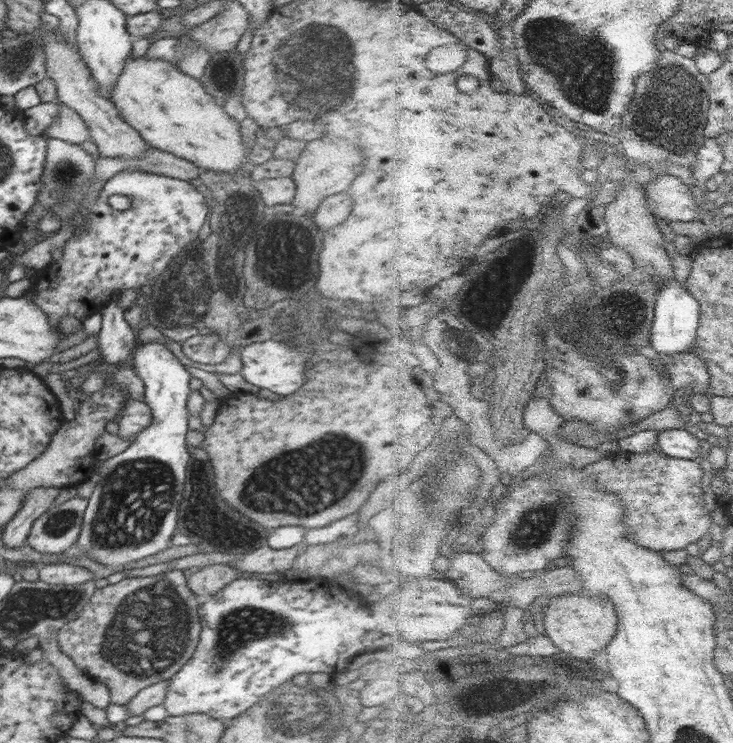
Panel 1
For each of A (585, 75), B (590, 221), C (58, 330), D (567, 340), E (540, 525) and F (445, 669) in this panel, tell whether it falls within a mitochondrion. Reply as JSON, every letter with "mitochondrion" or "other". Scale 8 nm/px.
{"A":"mitochondrion","B":"other","C":"other","D":"mitochondrion","E":"mitochondrion","F":"other"}

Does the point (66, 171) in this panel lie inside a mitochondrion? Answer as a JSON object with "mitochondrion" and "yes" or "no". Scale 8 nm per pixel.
{"mitochondrion":"yes"}

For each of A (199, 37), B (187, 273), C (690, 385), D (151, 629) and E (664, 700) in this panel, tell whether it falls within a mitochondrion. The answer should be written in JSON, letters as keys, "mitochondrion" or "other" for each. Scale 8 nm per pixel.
{"A":"other","B":"mitochondrion","C":"other","D":"mitochondrion","E":"other"}

